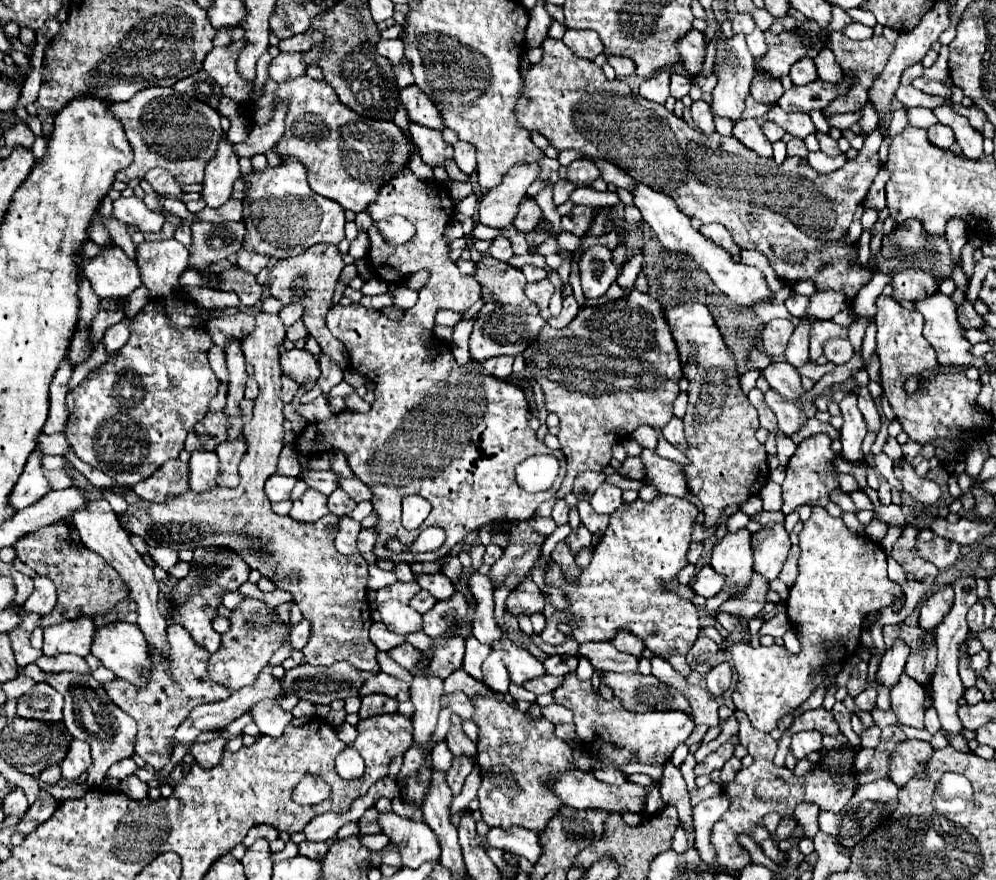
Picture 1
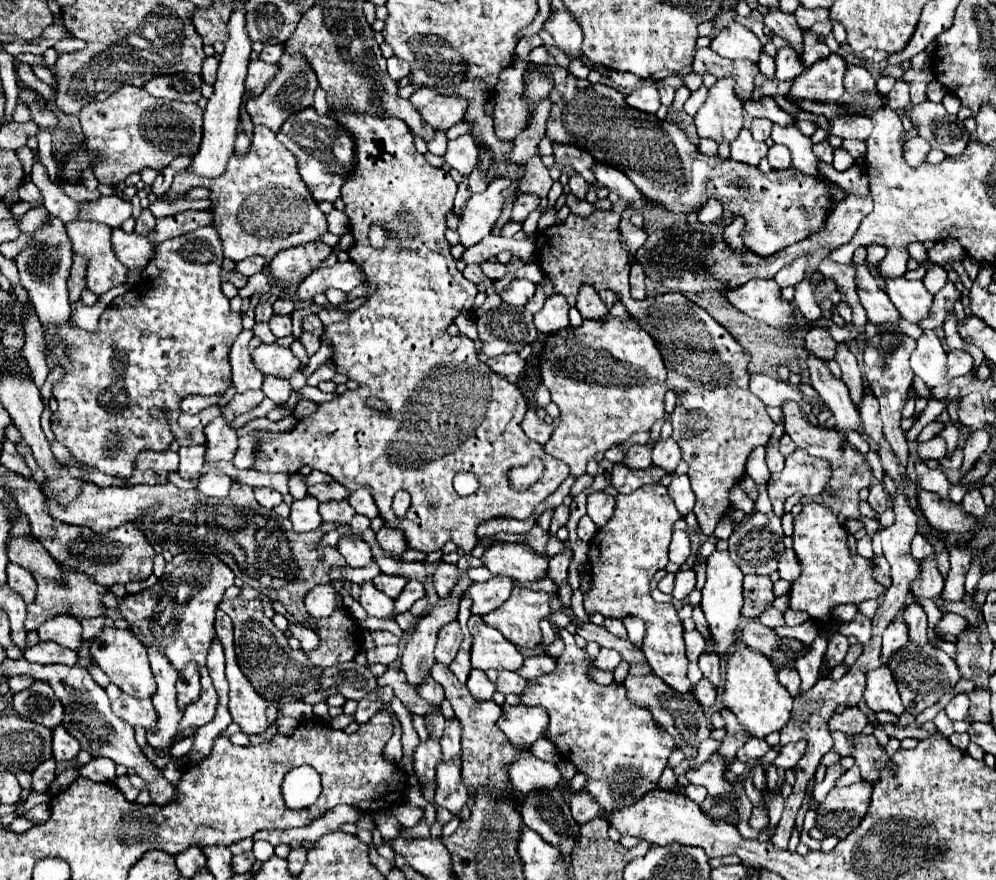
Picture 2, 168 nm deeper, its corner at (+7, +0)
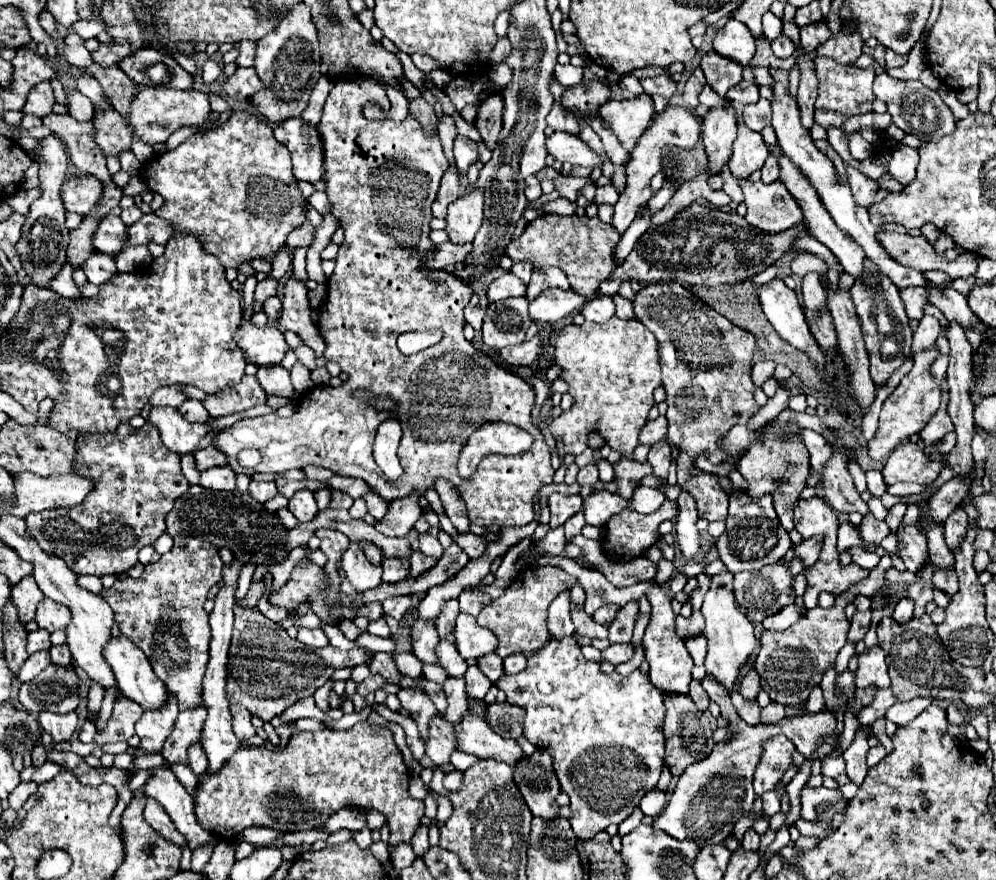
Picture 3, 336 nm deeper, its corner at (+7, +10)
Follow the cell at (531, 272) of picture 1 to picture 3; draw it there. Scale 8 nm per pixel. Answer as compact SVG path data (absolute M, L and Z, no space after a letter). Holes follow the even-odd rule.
M524 260L524 262L516 262L510 272L516 274L518 278L522 278L522 280L528 284L528 282L530 282L530 276L532 276L532 270L534 270L534 268L528 264L528 260Z

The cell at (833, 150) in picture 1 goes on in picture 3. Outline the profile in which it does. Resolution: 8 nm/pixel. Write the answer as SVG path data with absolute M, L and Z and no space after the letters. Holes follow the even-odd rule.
M816 140L814 144L816 144L816 148L818 148L820 152L824 152L824 154L834 162L836 170L838 170L842 176L846 176L846 174L844 174L844 162L842 162L842 158L838 156L838 152L830 146L830 142L828 142L828 140Z

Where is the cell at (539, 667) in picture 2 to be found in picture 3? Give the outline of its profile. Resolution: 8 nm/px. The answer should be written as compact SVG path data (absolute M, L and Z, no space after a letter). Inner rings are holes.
M520 652L504 658L506 674L518 674L518 672L522 672L526 668L526 664L528 664L528 658L526 658L526 654L520 654Z

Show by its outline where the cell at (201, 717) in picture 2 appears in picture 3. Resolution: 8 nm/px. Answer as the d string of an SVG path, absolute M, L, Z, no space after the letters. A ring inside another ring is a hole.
M204 704L178 714L172 734L168 736L168 740L162 748L162 756L166 758L166 762L170 762L170 764L172 762L186 762L188 764L186 750L190 744L194 744L200 738L204 720L206 720L206 706Z

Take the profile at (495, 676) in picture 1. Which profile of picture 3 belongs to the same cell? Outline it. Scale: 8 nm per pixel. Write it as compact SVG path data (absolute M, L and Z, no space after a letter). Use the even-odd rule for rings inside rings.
M470 666L466 670L464 680L466 680L468 696L470 698L478 698L478 700L482 700L486 696L486 692L490 690L490 686L492 686L492 682L486 678L486 674L480 668L476 668L476 666Z

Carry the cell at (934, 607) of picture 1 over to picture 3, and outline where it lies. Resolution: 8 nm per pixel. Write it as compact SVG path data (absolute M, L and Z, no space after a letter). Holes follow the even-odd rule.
M904 526L898 528L898 540L902 542L900 558L904 560L908 572L918 574L930 562L926 536L920 532L918 526Z

